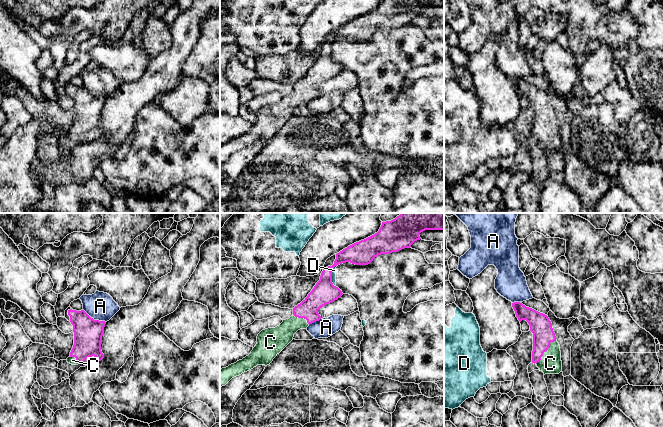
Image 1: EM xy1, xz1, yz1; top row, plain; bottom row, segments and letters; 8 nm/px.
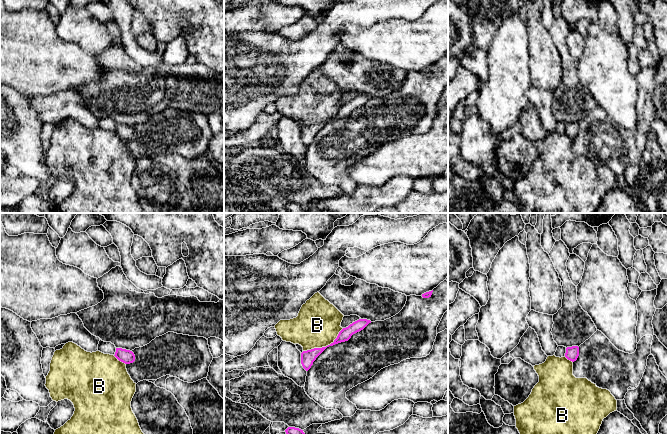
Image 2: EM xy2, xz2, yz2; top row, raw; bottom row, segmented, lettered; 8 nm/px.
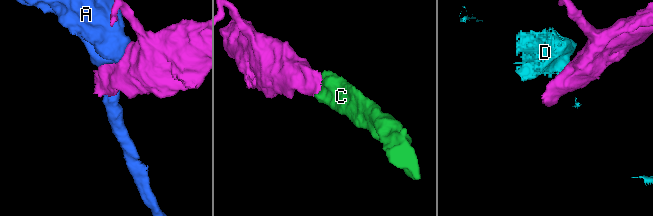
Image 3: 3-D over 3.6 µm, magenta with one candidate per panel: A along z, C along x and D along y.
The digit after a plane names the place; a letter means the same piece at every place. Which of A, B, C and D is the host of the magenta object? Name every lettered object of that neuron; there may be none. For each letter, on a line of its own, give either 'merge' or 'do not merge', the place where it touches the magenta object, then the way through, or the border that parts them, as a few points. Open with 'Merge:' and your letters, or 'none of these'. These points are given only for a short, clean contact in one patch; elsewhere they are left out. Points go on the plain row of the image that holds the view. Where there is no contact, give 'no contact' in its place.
Merge: C
A: do not merge; meets magenta in xy1 at (93, 95)
B: do not merge; meets magenta in xz2 at (324, 123)
C: merge; meets magenta in yz1 at (544, 127); runs through yz1 (540, 101), (544, 113), (544, 127), (550, 139)
D: do not merge; meets magenta in xz1 at (331, 50); border along xz1 (339, 39), (332, 47), (332, 60), (334, 62)

